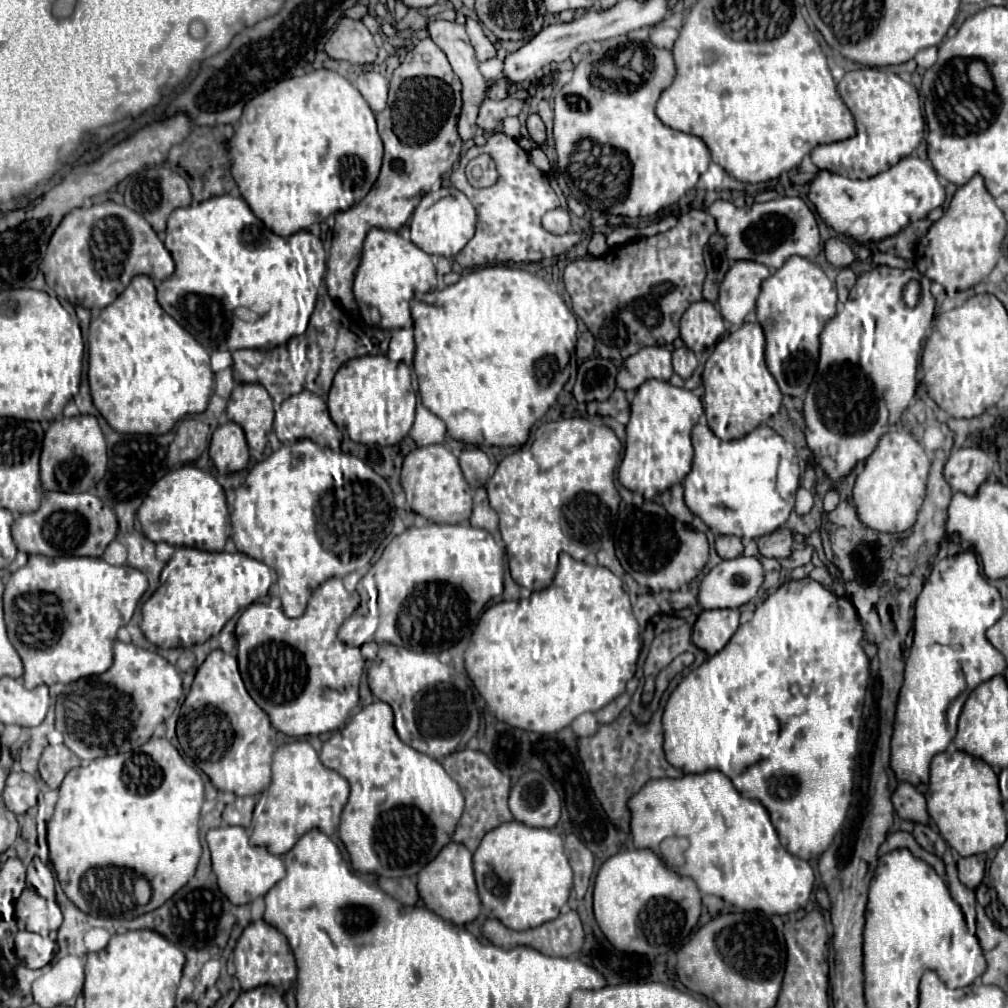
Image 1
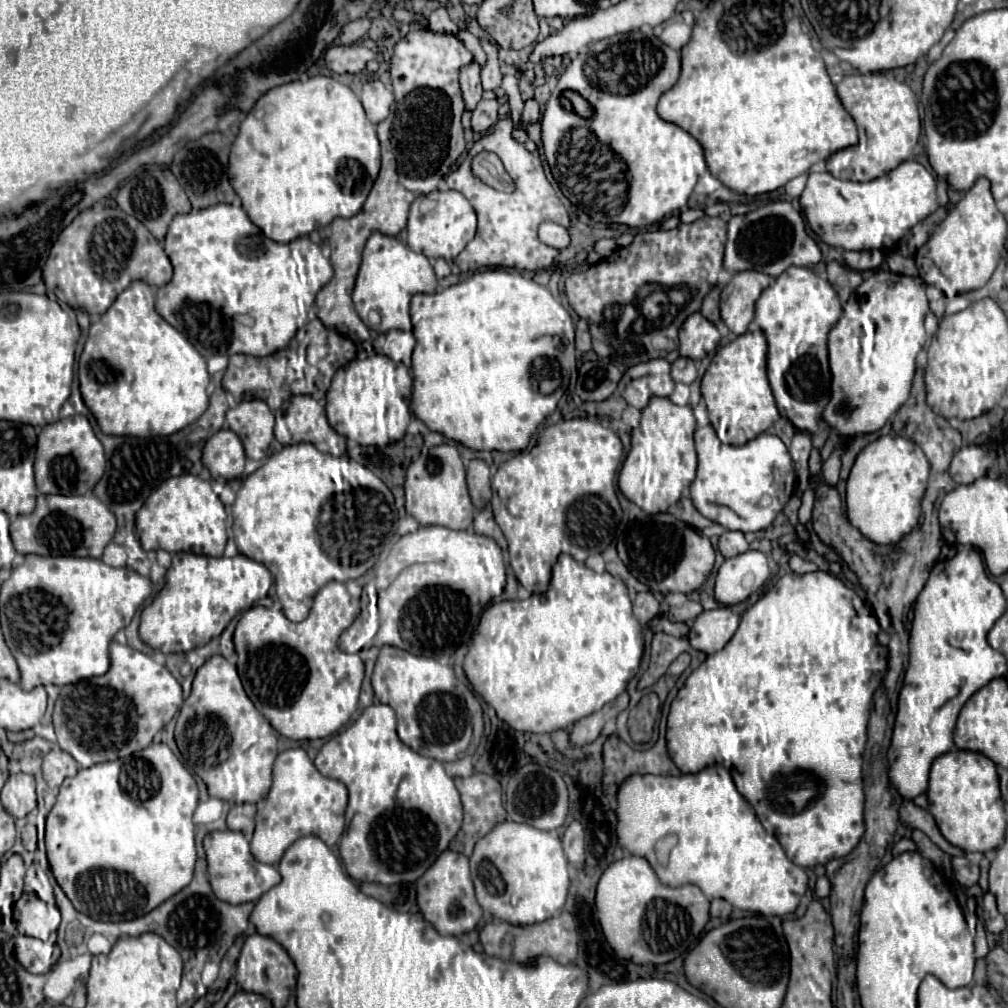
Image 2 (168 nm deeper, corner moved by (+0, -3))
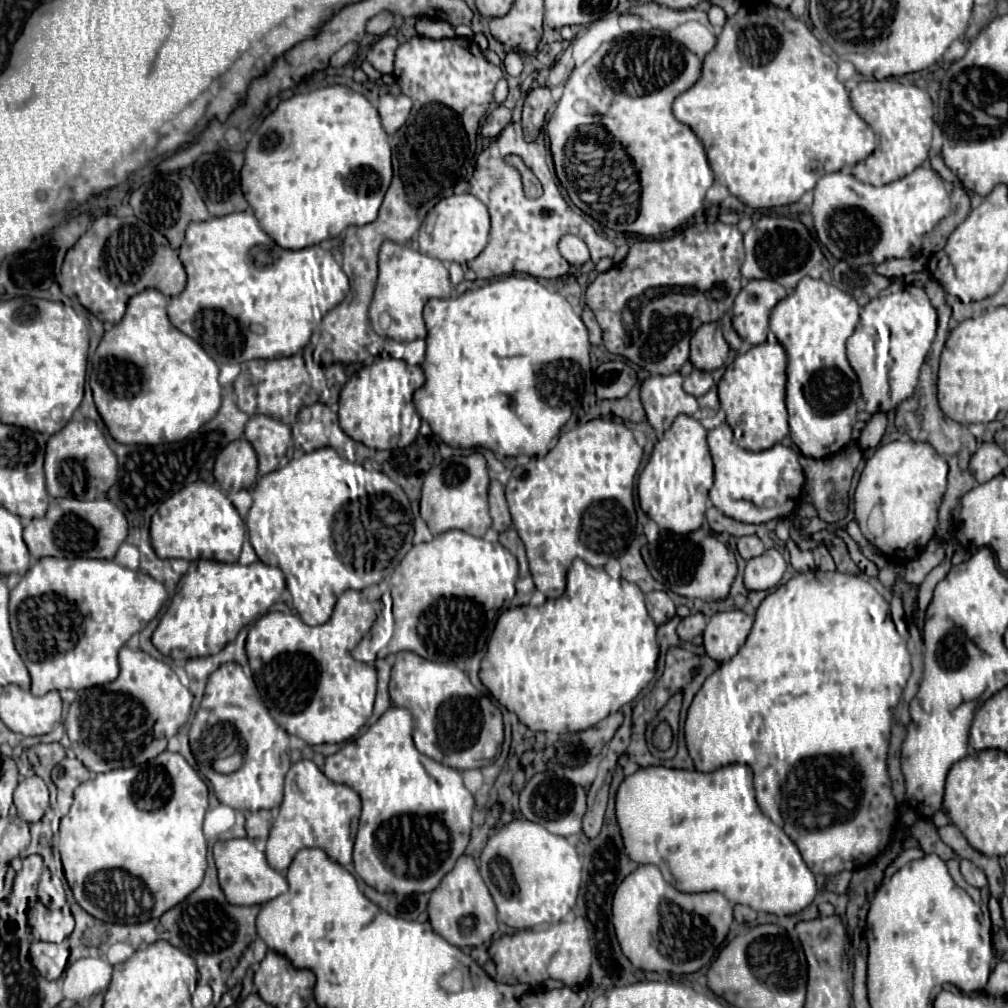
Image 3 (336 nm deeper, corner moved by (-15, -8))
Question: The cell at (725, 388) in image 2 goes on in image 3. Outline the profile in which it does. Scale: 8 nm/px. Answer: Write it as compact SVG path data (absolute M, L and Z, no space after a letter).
M768 332L767 341L752 346L746 354L738 354L726 368L718 382L720 406L726 412L726 422L734 430L736 442L750 450L768 450L788 436L788 412L786 412L786 352L776 336Z

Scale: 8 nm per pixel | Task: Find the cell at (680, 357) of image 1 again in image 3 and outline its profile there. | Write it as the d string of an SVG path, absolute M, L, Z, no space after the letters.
M692 370L692 374L684 378L684 390L696 398L704 396L712 384L714 382L712 382L710 372L704 372L704 370Z

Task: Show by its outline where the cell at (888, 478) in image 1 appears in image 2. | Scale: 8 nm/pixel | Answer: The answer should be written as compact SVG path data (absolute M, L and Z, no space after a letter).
M885 435L869 443L857 455L847 479L847 517L851 525L877 545L895 545L919 521L927 479L929 461L911 439Z

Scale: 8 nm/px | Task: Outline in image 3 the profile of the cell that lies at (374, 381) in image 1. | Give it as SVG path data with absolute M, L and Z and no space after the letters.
M376 357L370 366L364 366L340 392L340 428L354 440L368 448L388 450L404 448L419 435L421 418L412 402L414 392L425 382L423 370L408 367L404 360Z

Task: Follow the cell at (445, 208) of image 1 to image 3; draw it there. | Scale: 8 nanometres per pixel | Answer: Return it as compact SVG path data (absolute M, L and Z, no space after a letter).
M454 194L450 198L442 198L424 218L418 230L420 252L442 262L458 262L466 264L474 260L484 246L488 244L491 223L488 208L472 194Z

